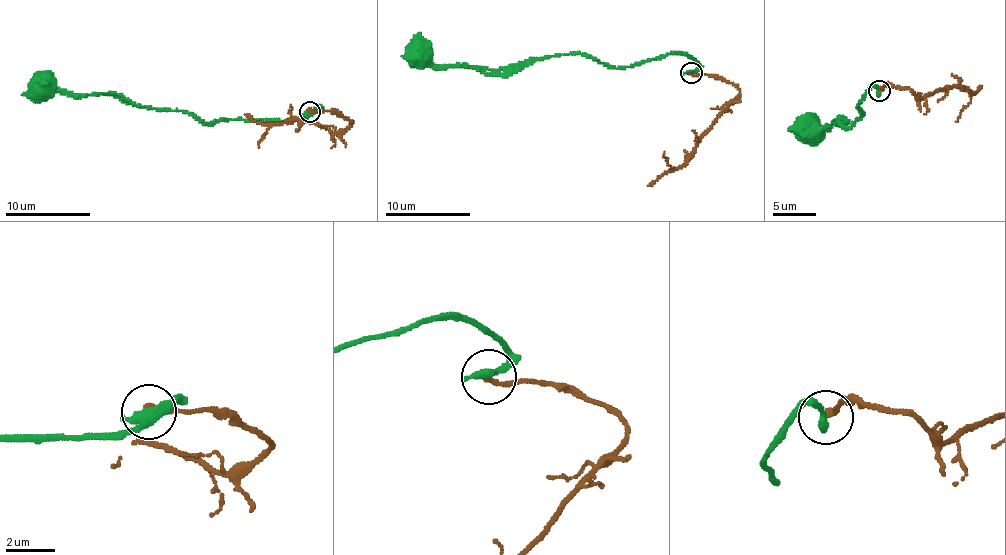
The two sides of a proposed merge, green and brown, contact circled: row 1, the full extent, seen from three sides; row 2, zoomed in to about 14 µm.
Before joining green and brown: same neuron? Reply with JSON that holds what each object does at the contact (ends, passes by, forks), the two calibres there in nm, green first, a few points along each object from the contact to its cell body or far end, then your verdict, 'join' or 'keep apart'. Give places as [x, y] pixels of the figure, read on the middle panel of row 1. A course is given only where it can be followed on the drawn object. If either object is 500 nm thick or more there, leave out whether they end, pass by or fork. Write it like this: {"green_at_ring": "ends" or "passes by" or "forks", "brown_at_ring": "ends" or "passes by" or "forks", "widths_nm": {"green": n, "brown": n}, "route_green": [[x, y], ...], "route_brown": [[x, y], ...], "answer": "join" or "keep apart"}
{"green_at_ring": "ends", "brown_at_ring": "ends", "widths_nm": {"green": 440, "brown": 200}, "route_green": [[691, 73], [698, 66], [681, 54], [616, 68], [579, 54], [561, 54], [497, 69], [410, 63], [401, 56]], "route_brown": [[691, 73], [721, 77], [740, 95], [681, 166], [670, 168], [664, 152]], "answer": "keep apart"}

